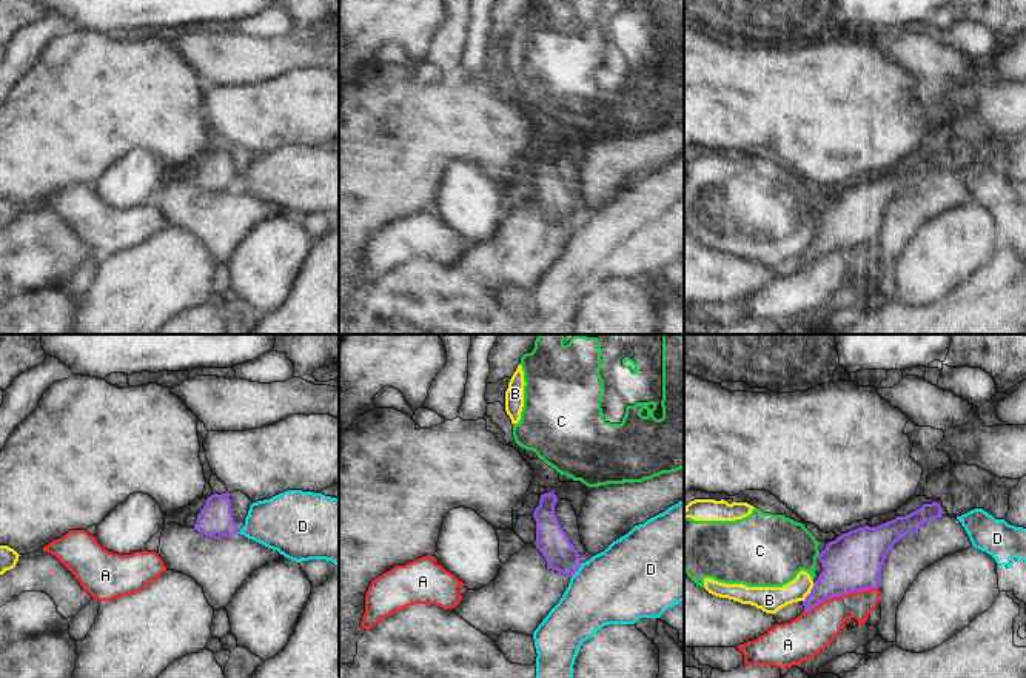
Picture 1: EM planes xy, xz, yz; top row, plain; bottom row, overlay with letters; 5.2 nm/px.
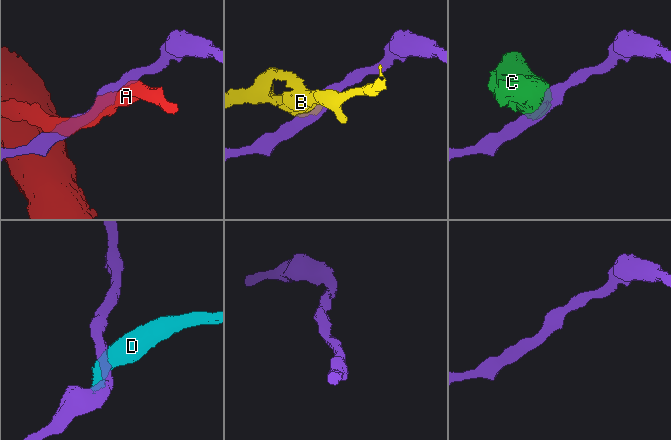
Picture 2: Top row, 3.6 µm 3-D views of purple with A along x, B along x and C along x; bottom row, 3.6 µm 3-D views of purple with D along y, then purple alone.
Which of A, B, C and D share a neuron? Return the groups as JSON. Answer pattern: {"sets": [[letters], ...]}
{"sets": [["A"], ["B", "C"], ["D"]]}

